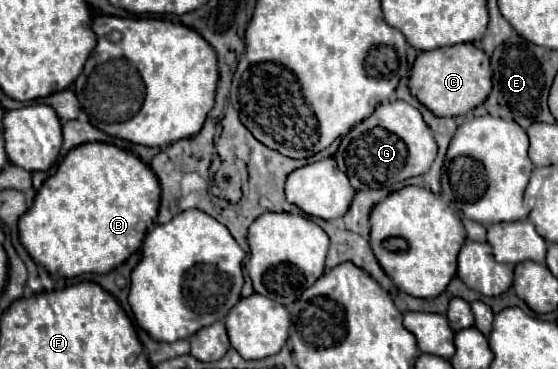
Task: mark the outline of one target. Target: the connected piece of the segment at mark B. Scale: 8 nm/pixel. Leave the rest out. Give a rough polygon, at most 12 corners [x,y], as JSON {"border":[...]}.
{"border":[[109,143],[67,153],[19,219],[51,275],[139,251],[161,187]]}

